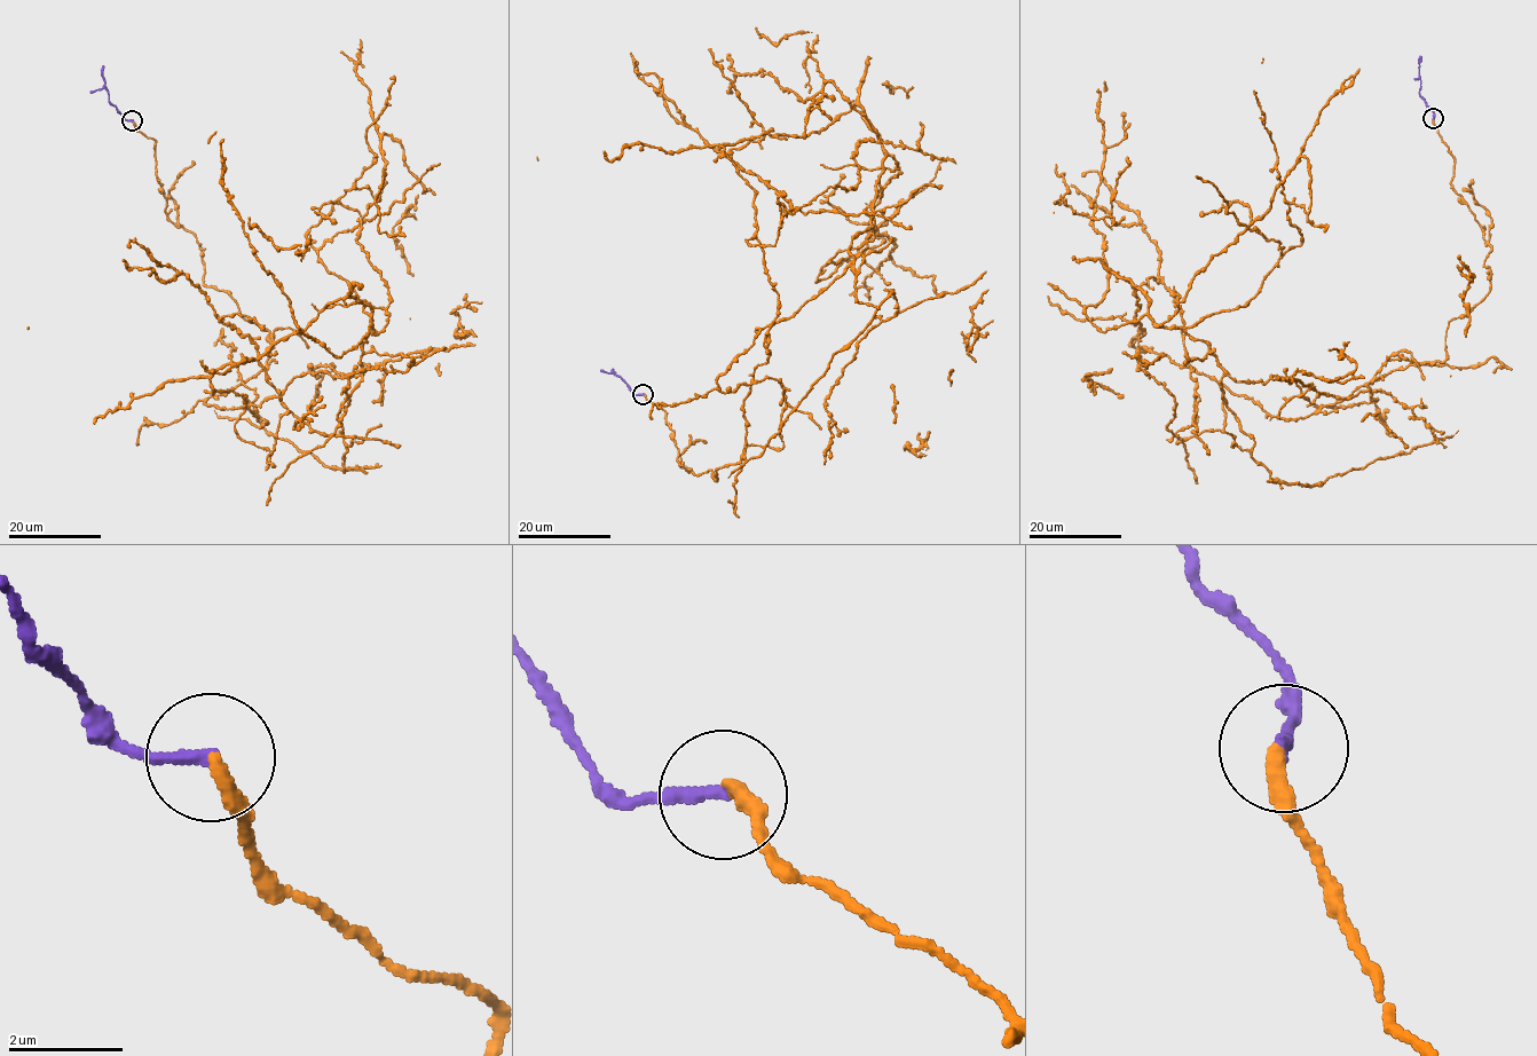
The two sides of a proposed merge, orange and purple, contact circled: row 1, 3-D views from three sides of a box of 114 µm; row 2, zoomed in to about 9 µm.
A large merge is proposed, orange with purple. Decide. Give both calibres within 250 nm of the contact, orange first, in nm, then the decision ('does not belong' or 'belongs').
280/240 nm | belongs

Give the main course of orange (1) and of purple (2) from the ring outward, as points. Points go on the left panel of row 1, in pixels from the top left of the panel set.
1: (132, 120), (273, 337), (204, 403), (362, 373), (349, 296), (221, 365), (267, 466), (254, 341), (123, 259)
2: (132, 120), (127, 120), (110, 103), (104, 65)

